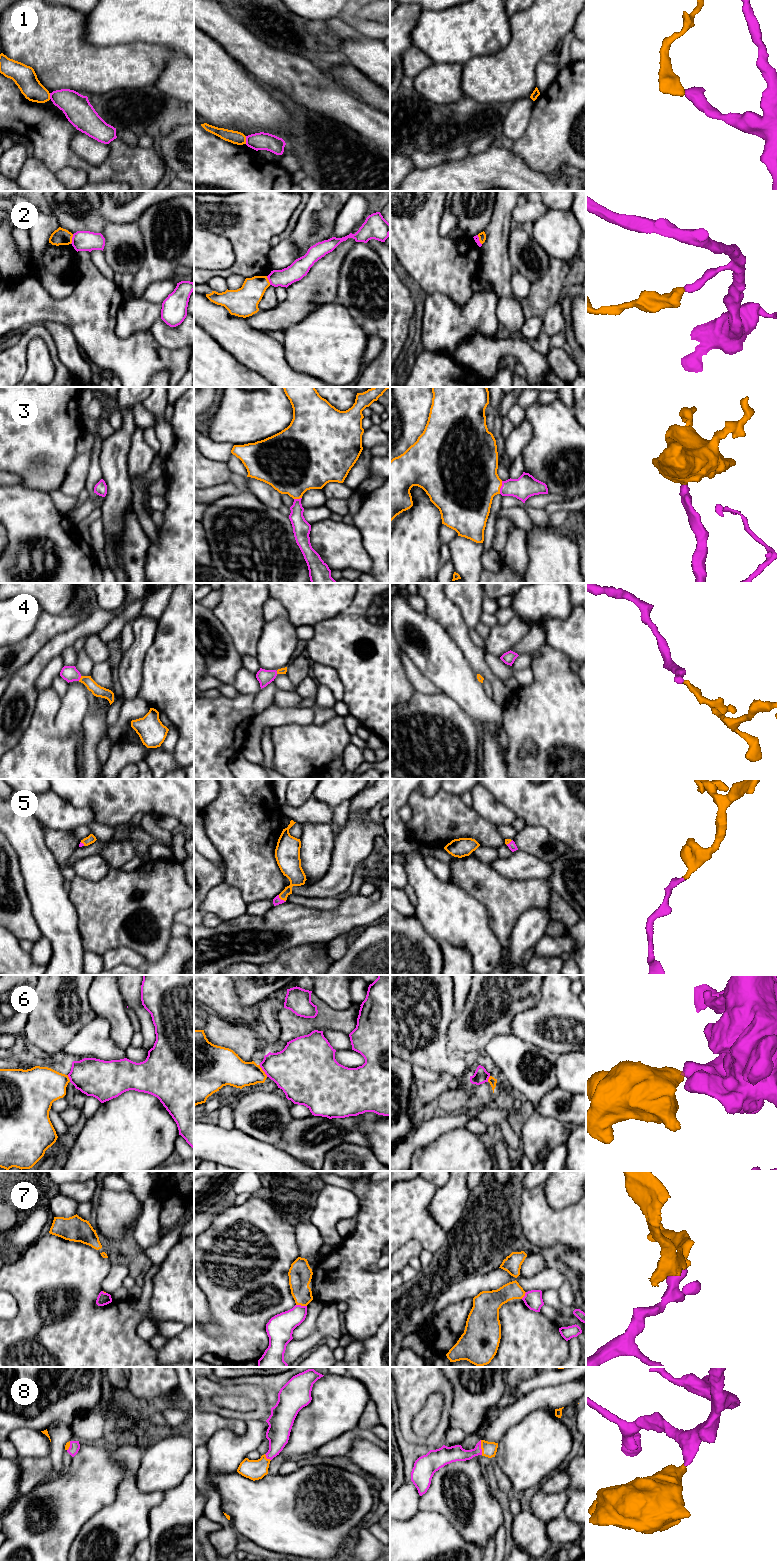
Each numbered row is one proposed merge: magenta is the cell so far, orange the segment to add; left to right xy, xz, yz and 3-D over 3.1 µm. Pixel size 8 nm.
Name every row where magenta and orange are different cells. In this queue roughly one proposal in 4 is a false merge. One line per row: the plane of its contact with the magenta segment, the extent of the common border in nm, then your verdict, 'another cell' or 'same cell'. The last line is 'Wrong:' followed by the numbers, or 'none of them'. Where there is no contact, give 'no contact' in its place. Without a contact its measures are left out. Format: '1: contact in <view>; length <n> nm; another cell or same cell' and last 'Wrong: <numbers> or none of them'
1: contact in xz; length 60 nm; another cell
2: contact in xy; length 80 nm; another cell
3: contact in yz; length 110 nm; same cell
4: contact in xy; length 50 nm; same cell
5: contact in xz; length 80 nm; same cell
6: contact in xz; length 120 nm; another cell
7: contact in xz; length 90 nm; another cell
8: contact in yz; length 120 nm; same cell
Wrong: 1, 2, 6, 7

